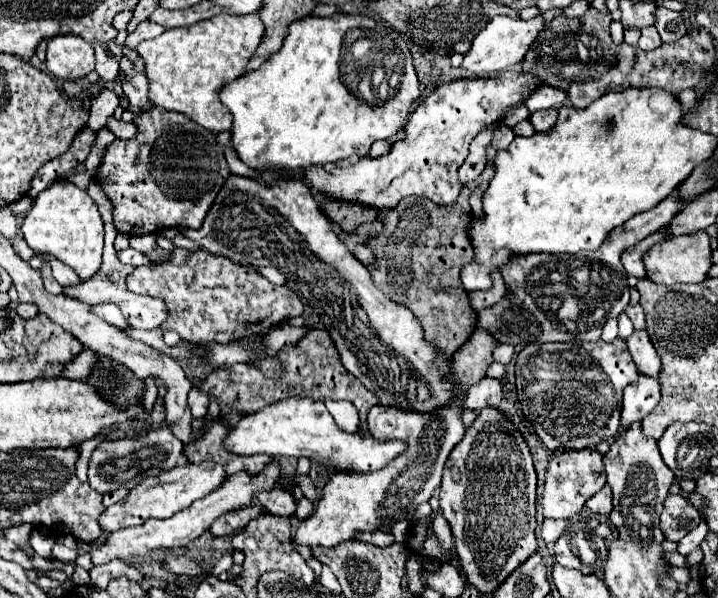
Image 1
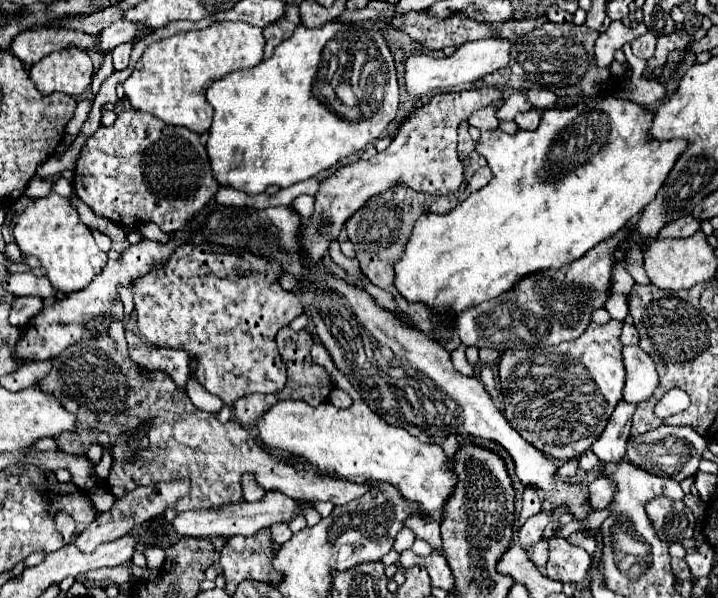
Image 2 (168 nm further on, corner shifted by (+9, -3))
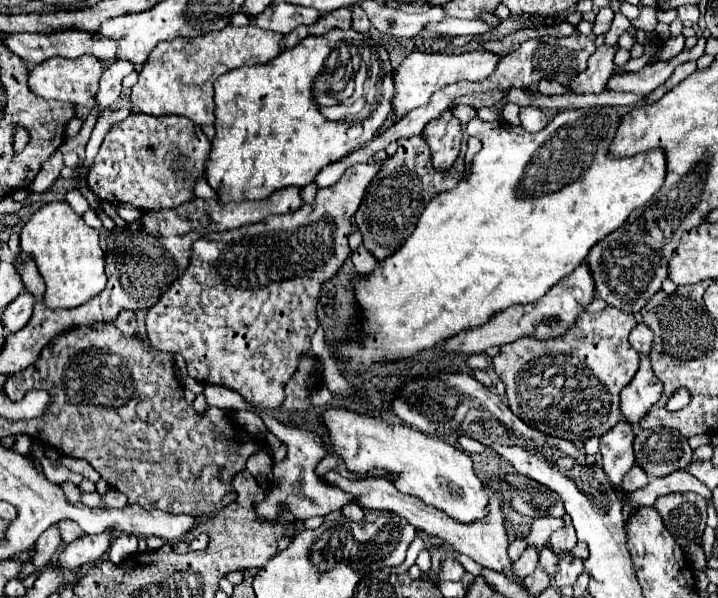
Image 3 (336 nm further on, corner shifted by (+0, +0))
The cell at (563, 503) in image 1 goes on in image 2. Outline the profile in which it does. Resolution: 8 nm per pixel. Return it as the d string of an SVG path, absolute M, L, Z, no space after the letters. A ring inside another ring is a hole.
M542 509L540 513L532 515L522 527L520 527L520 545L524 549L528 549L530 545L534 545L536 541L540 541L544 537L544 529L548 527L548 523L552 521L554 509Z

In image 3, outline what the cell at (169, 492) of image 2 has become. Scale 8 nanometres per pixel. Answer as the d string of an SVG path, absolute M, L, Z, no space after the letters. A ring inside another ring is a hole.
M105 530L103 534L97 536L83 536L59 552L57 564L63 570L75 570L83 564L97 562L107 554L111 546L111 538L113 538L113 530Z

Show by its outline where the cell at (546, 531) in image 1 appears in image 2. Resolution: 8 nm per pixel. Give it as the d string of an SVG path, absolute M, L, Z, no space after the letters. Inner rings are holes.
M542 539L540 543L532 545L532 549L528 549L526 553L528 553L528 557L534 561L534 565L542 569L542 567L546 565L546 559L548 559L548 541Z

